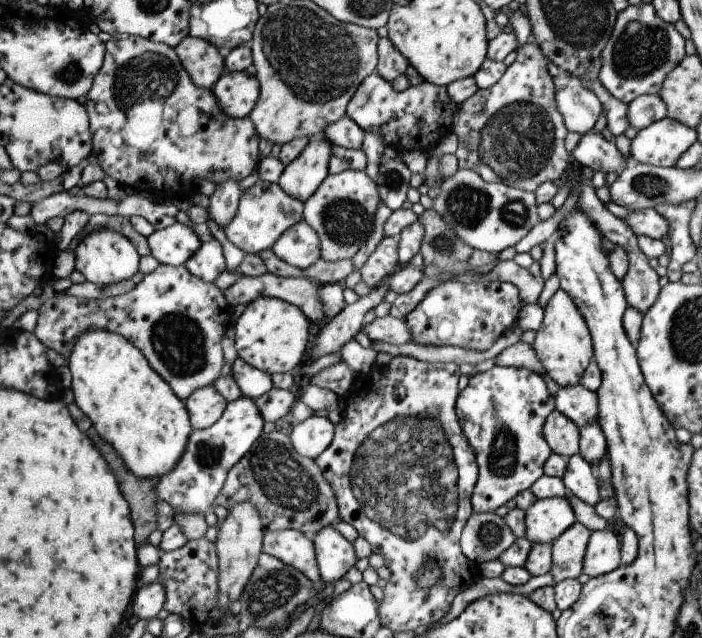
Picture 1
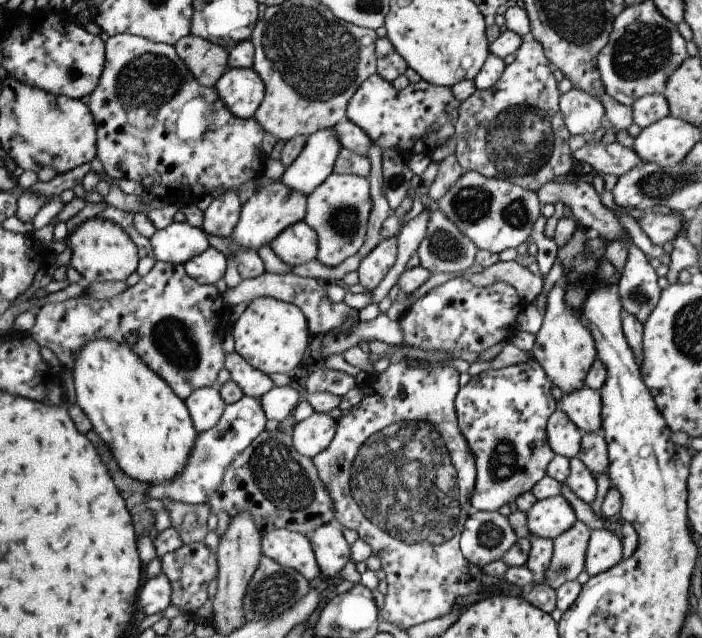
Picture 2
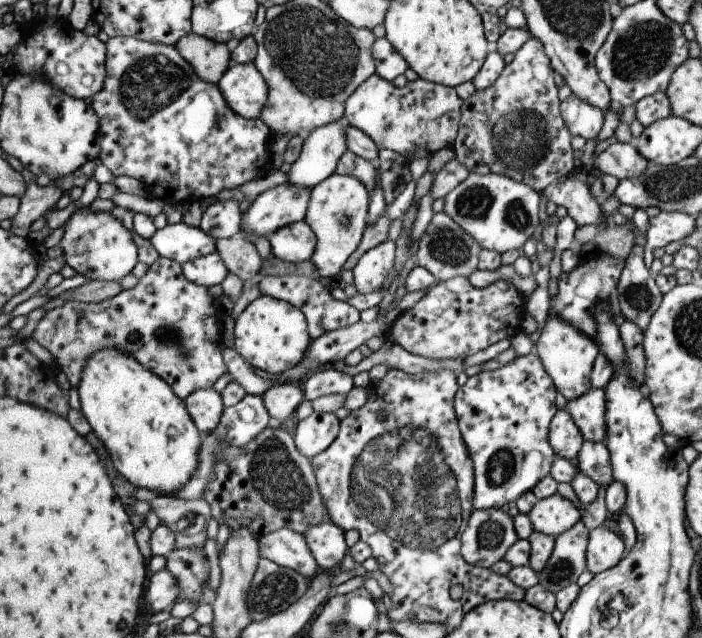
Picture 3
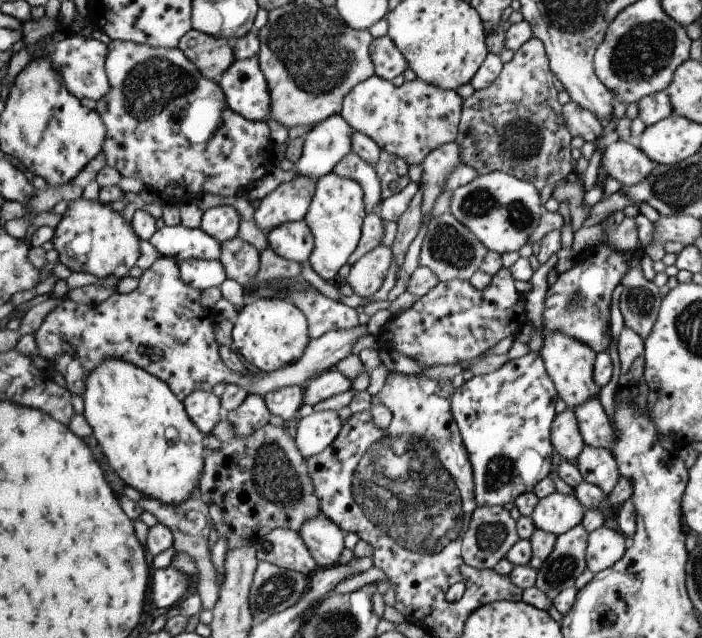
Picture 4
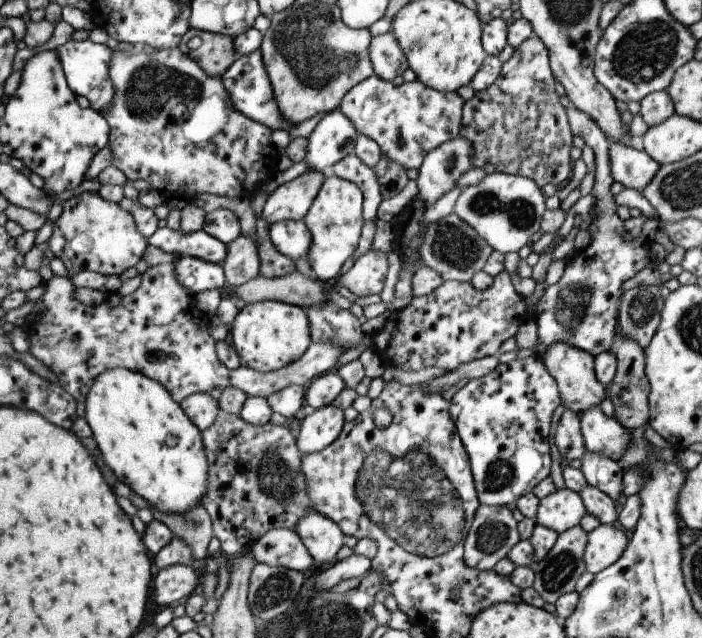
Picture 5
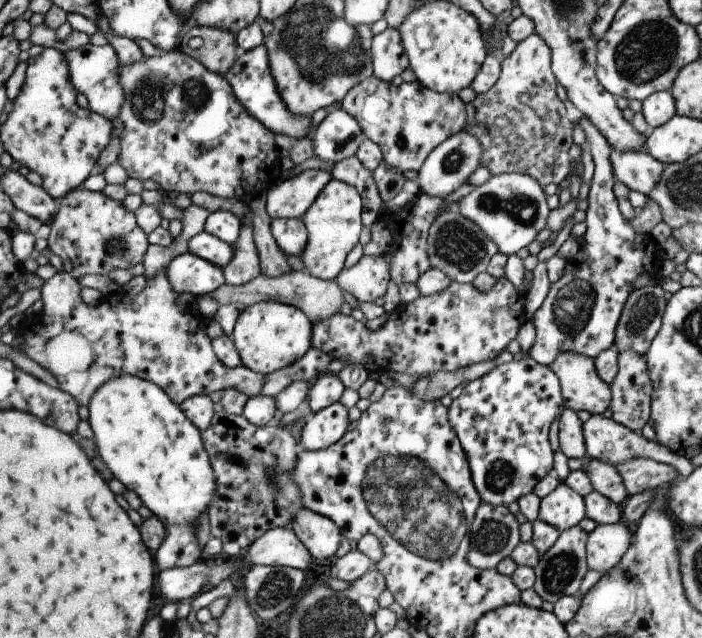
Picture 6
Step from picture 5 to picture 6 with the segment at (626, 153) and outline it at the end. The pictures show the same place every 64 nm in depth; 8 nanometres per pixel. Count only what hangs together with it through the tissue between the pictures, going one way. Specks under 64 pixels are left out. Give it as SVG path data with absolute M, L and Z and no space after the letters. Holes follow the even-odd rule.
M610 150L612 173L628 190L636 190L646 197L657 186L664 165L647 152L619 152Z

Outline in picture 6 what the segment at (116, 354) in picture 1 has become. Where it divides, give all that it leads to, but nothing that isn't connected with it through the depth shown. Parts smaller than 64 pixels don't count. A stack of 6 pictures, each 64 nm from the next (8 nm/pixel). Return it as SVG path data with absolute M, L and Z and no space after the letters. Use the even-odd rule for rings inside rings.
M115 376L103 382L88 398L87 422L93 432L93 440L101 460L109 472L121 484L133 491L165 528L165 536L155 550L155 568L186 567L200 559L201 550L195 540L195 520L201 514L207 515L207 506L215 492L215 480L212 464L209 464L207 453L203 448L200 430L195 428L179 410L179 405L171 402L159 386L152 382L141 380L136 376Z

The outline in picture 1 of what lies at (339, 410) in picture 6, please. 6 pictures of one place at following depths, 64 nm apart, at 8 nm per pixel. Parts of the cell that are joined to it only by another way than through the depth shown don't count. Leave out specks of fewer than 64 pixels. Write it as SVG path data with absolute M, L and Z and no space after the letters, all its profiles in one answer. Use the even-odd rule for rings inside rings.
M313 414L292 426L288 437L297 454L315 460L329 446L333 433L334 424L327 417Z

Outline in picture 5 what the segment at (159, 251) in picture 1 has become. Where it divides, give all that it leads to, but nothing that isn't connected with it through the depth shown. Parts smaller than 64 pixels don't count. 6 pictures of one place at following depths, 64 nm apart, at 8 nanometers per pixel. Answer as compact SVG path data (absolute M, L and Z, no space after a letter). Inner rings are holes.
M157 227L146 238L146 244L152 244L167 254L175 254L175 257L191 256L213 264L221 264L227 254L226 245L202 229L183 234L168 227Z

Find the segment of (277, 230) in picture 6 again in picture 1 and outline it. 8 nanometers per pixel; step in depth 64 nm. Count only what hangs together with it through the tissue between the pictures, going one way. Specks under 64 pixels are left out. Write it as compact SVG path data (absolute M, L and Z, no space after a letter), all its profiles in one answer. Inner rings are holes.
M303 219L284 230L270 249L279 260L299 270L320 258L318 236Z

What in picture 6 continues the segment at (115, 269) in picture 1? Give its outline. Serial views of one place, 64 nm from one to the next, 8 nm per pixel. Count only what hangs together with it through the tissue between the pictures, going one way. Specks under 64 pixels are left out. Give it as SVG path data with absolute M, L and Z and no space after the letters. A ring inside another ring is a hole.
M80 188L69 190L60 198L58 211L50 223L50 231L46 238L47 247L51 254L59 256L62 262L62 271L71 278L77 279L83 274L99 274L107 276L115 268L130 269L141 263L141 258L147 249L147 235L137 226L133 212L127 210L119 201L107 198L102 191L89 191Z

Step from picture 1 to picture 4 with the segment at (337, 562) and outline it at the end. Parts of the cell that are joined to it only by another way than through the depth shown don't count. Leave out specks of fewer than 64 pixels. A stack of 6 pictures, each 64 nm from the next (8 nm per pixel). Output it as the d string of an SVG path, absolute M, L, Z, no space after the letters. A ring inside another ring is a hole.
M320 513L303 522L298 533L318 568L337 564L345 535L337 524Z

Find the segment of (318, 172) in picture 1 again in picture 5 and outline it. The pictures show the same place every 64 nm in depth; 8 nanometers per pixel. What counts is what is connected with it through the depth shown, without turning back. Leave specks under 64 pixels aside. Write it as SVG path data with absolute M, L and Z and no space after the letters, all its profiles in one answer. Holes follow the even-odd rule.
M337 108L324 114L307 136L305 158L308 170L328 173L341 158L350 155L355 148L359 132Z

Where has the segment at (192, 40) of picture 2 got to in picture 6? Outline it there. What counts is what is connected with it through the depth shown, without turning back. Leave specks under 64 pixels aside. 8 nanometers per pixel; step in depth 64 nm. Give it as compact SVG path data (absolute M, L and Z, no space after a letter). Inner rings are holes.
M197 26L185 32L180 37L178 50L197 60L209 72L219 75L224 75L233 66L239 53L231 32L221 28L209 28L209 26ZM193 36L201 38L203 42L197 49L191 49L187 45L187 40Z

